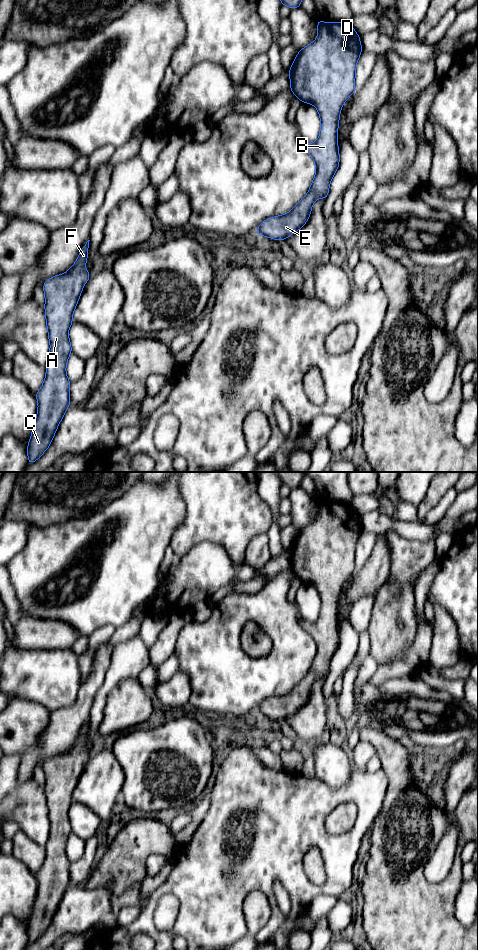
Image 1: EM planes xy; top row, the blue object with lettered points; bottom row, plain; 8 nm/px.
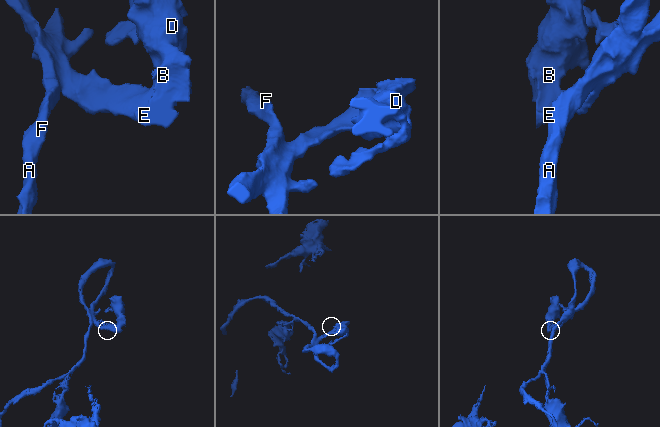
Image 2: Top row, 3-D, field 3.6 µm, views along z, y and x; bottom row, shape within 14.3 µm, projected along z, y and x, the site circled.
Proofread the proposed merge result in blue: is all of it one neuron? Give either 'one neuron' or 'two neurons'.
one neuron

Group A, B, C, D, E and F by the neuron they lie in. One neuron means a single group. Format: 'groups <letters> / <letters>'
groups A B C D E F

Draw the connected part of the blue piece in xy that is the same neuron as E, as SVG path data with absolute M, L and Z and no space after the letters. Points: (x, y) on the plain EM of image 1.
M317 500L318 515L314 522L299 530L289 549L290 570L302 583L310 583L318 590L321 607L319 618L314 623L308 623L304 629L313 638L316 645L315 657L308 673L296 684L293 689L285 694L271 697L261 702L256 714L286 720L305 705L311 694L313 683L319 679L326 679L330 662L339 647L338 605L342 585L355 573L356 545L360 537L362 526L360 516L352 505L343 502L325 503Z

